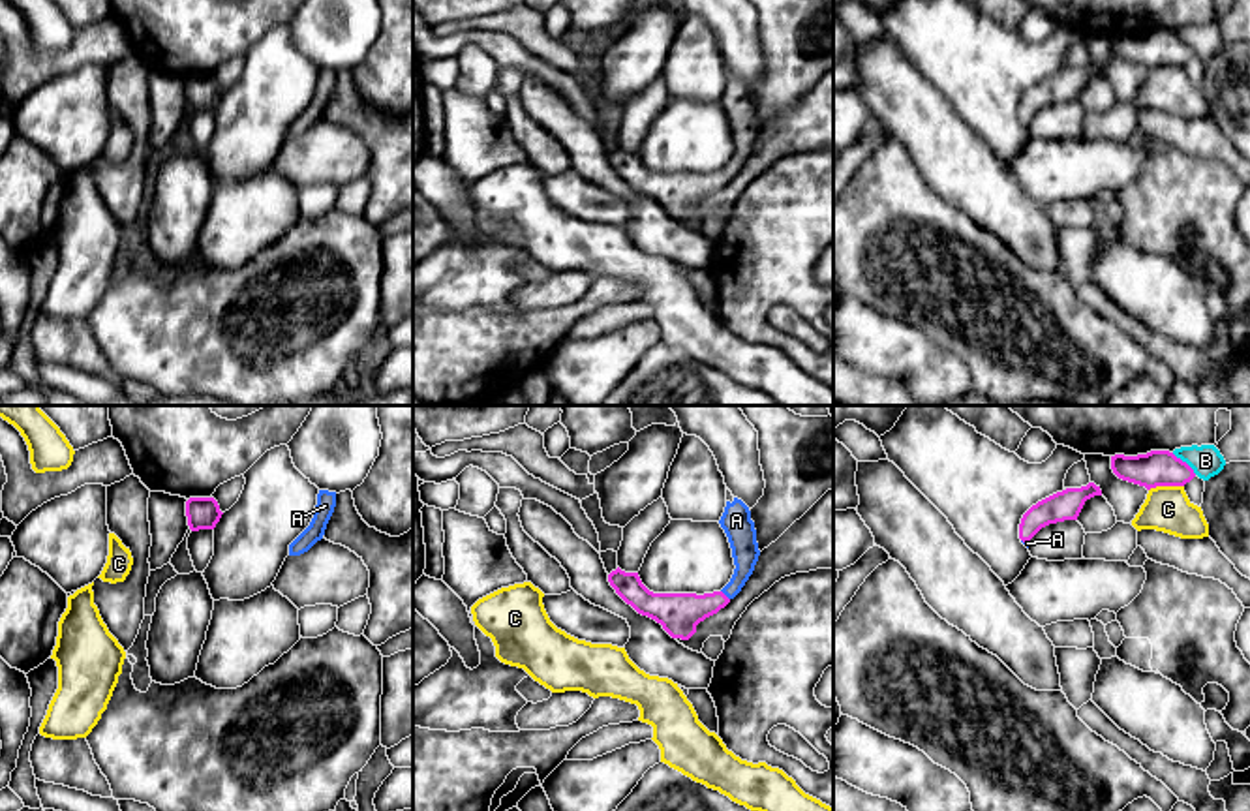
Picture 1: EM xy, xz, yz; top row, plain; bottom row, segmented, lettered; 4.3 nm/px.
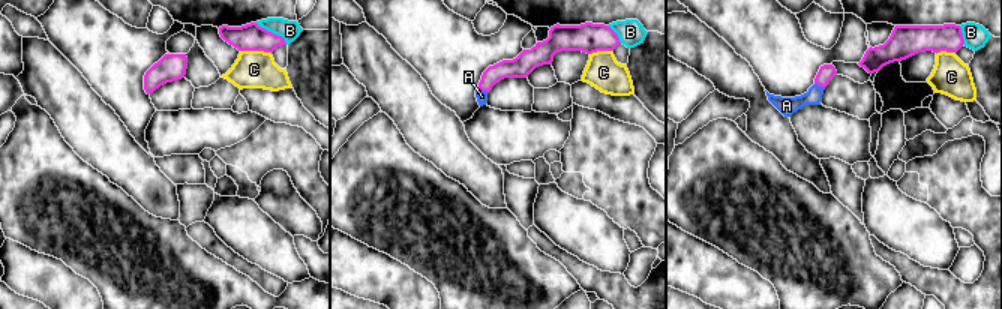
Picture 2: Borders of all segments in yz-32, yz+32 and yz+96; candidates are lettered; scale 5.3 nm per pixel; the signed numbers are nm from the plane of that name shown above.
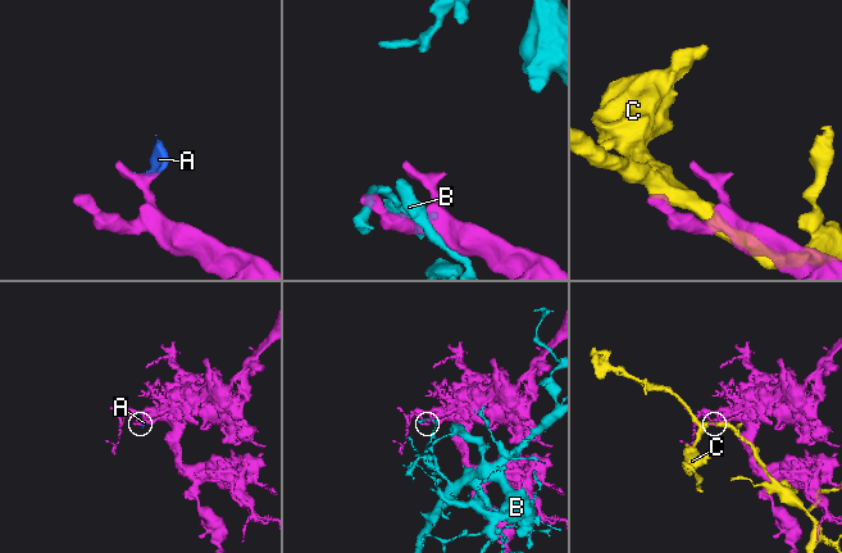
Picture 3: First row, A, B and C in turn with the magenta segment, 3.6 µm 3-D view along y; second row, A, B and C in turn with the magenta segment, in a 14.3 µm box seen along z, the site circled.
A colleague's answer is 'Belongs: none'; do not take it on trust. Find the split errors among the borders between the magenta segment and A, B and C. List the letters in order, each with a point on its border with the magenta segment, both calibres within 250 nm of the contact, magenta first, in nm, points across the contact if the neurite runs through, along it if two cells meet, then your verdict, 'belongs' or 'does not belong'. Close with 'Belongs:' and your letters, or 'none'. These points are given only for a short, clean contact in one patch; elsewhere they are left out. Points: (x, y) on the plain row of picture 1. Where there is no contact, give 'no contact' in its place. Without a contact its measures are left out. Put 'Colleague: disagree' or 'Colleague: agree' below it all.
A: meets magenta in xz at (725, 175); 180 nm thick on the magenta side, 120 nm on the other; runs through xz (678, 192), (708, 184), (725, 175), (744, 149), (744, 124); belongs
B: meets magenta in yz at (1185, 42); 160 nm thick on the magenta side, 140 nm on the other; does not belong
C: meets magenta in yz at (1166, 64); 160 nm thick on the magenta side, 200 nm on the other; border along yz (1183, 64), (1157, 64), (1149, 70); does not belong
Belongs: A
Colleague: disagree

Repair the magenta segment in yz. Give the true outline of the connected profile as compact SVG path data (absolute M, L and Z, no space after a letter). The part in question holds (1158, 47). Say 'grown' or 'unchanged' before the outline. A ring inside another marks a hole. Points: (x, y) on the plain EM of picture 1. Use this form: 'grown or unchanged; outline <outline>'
unchanged; outline M1151 30L1137 36L1115 34L1111 36L1111 49L1119 58L1147 69L1156 66L1184 66L1196 56L1194 49L1169 30Z

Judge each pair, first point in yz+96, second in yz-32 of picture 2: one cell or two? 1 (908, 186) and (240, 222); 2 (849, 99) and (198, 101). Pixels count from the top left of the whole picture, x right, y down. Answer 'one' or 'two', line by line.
1: two
2: two

